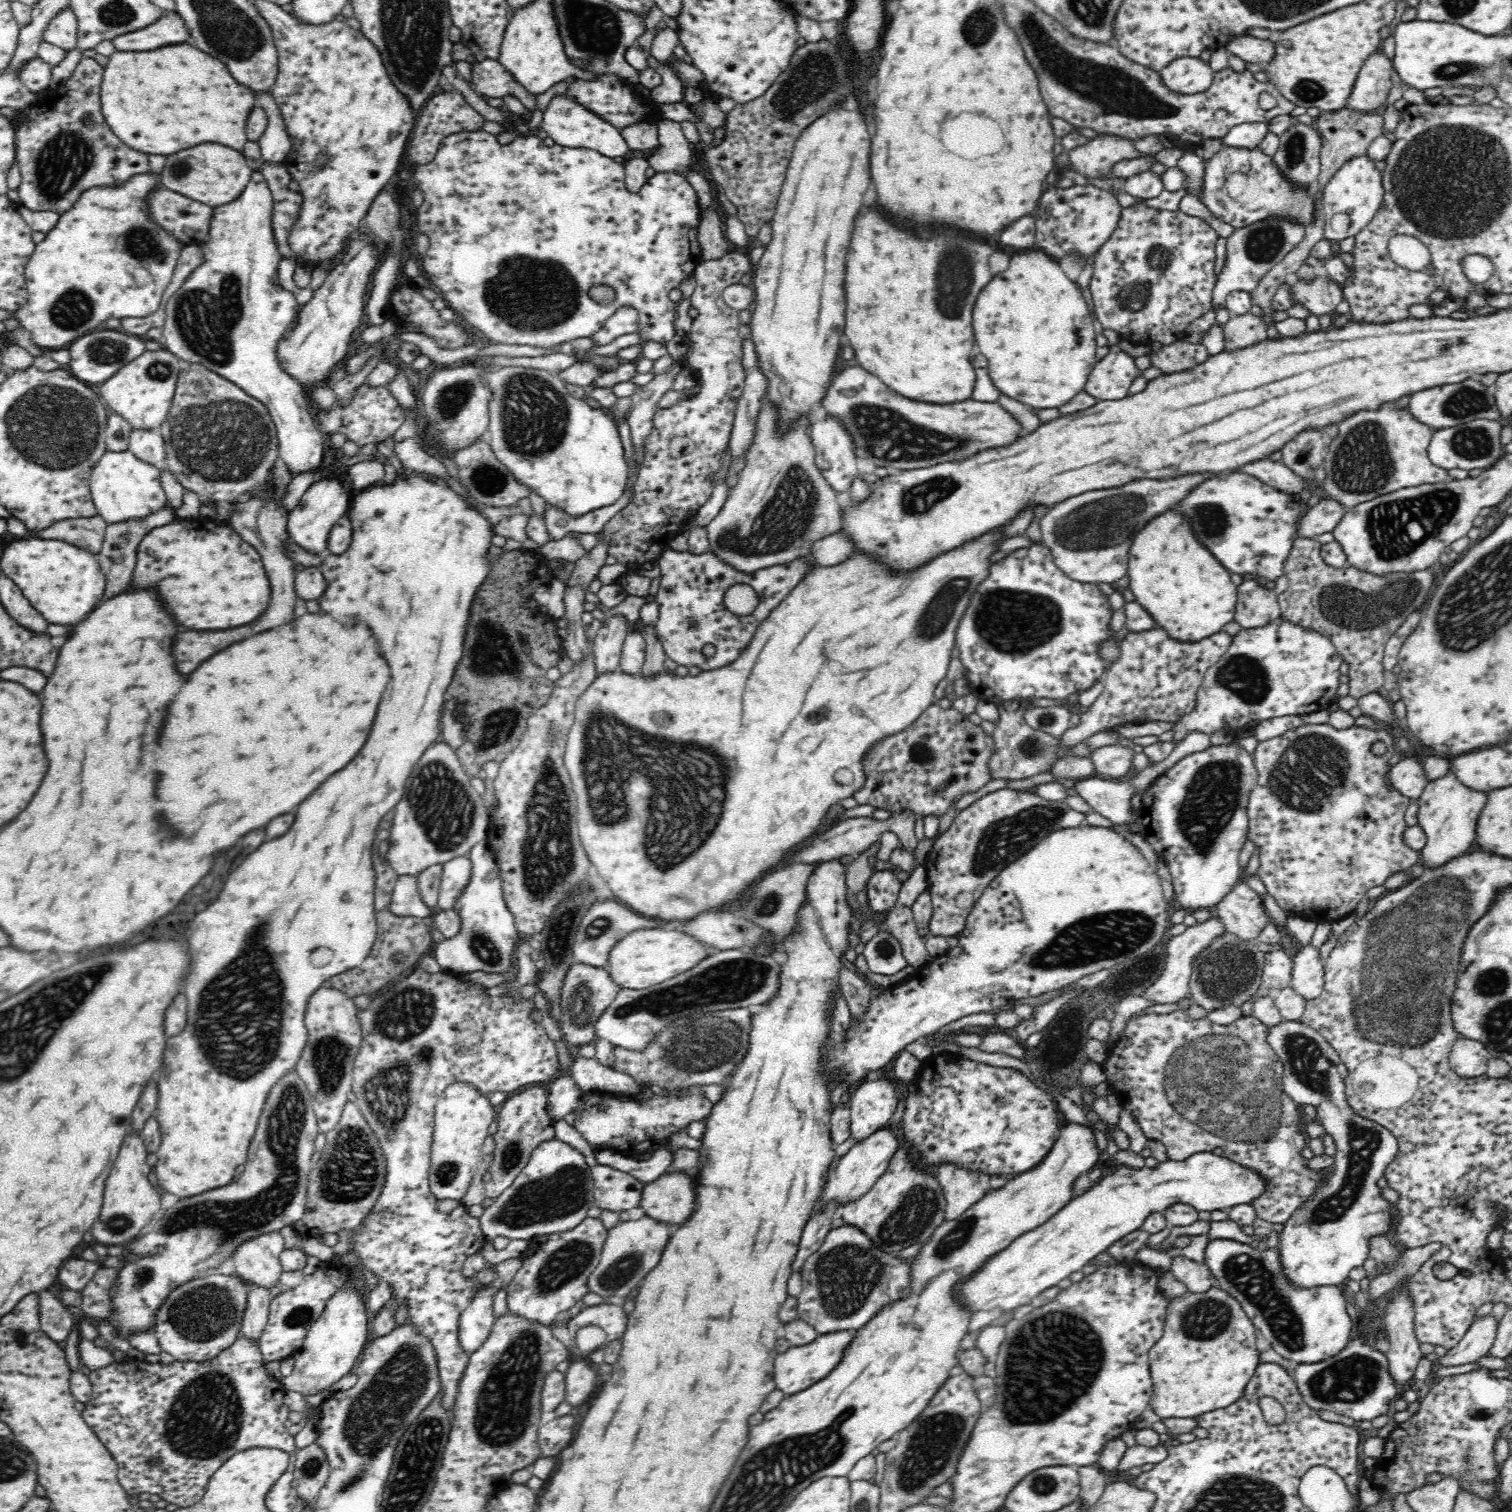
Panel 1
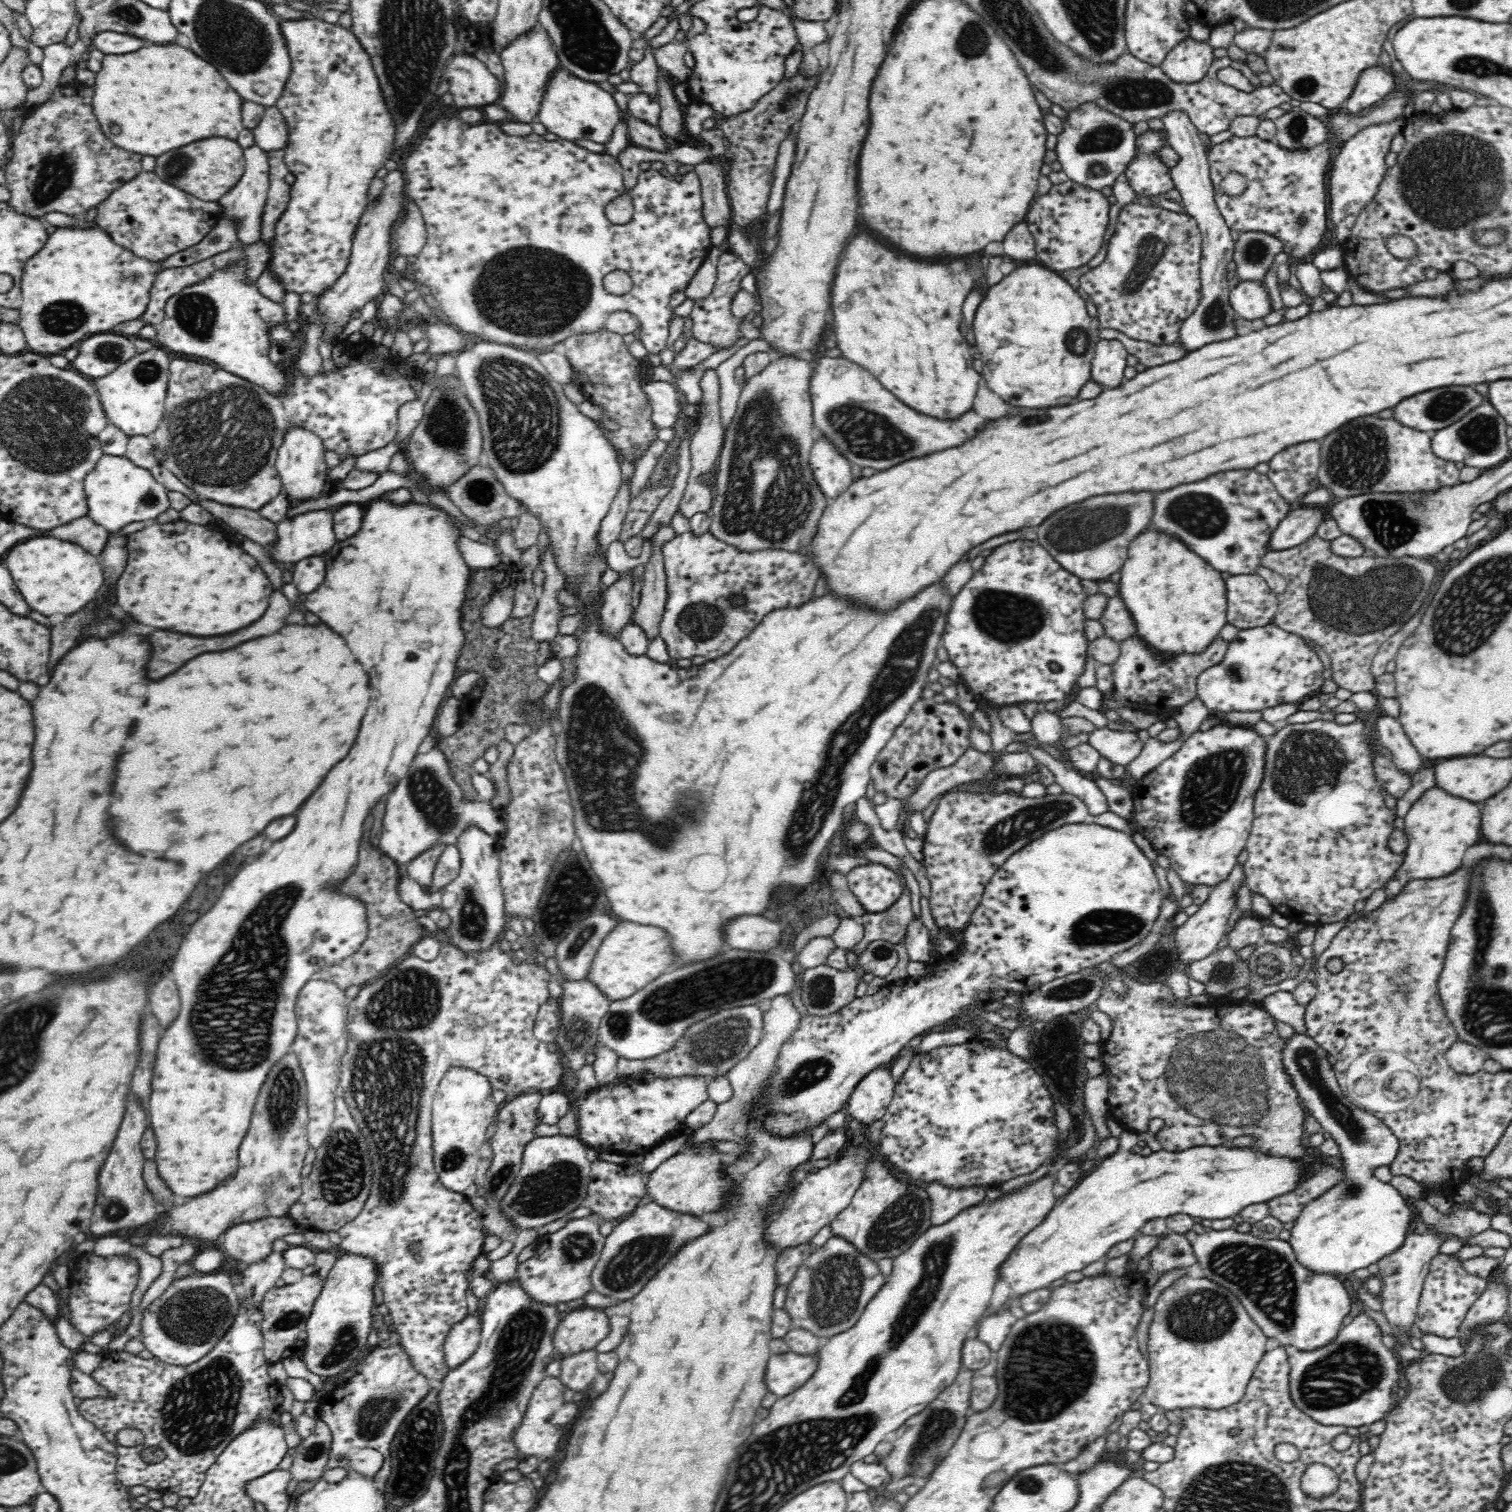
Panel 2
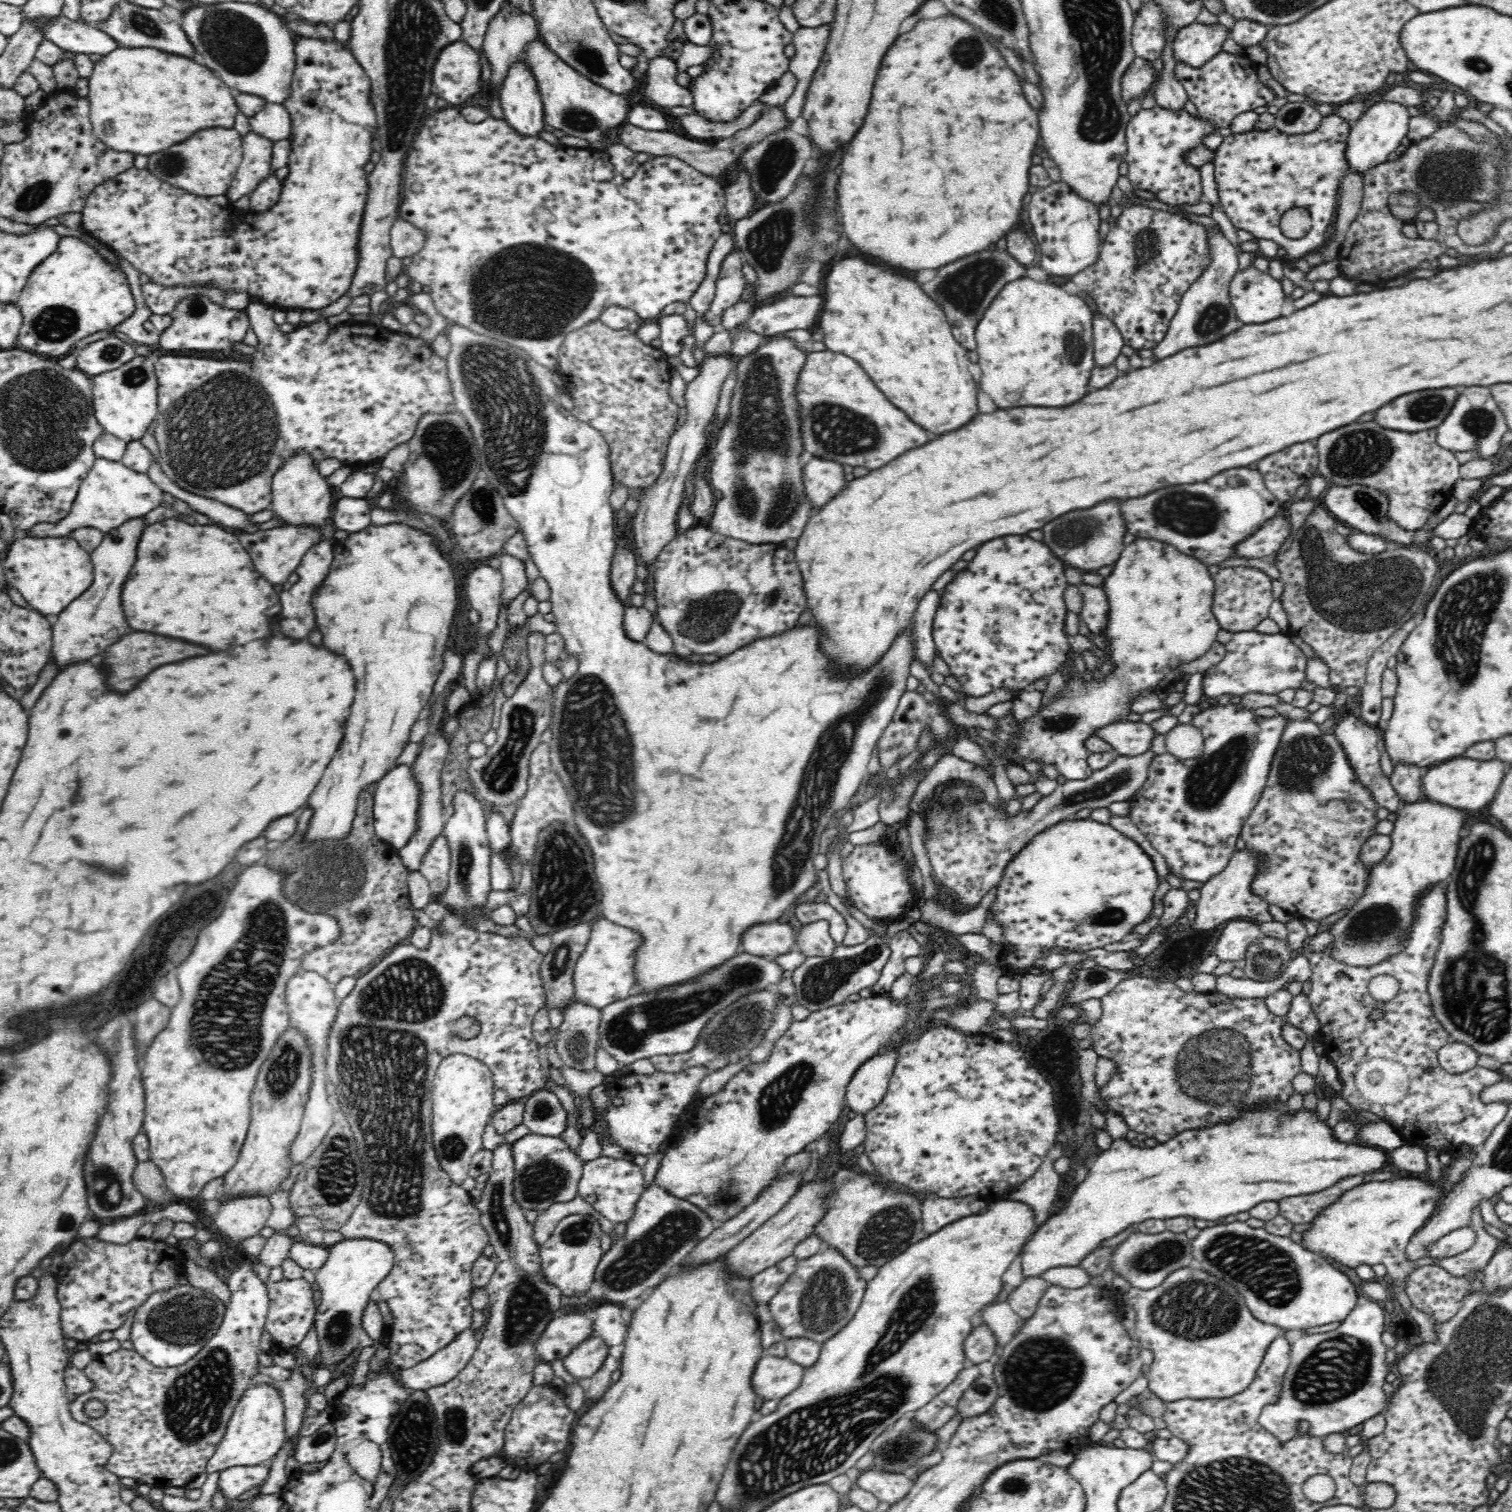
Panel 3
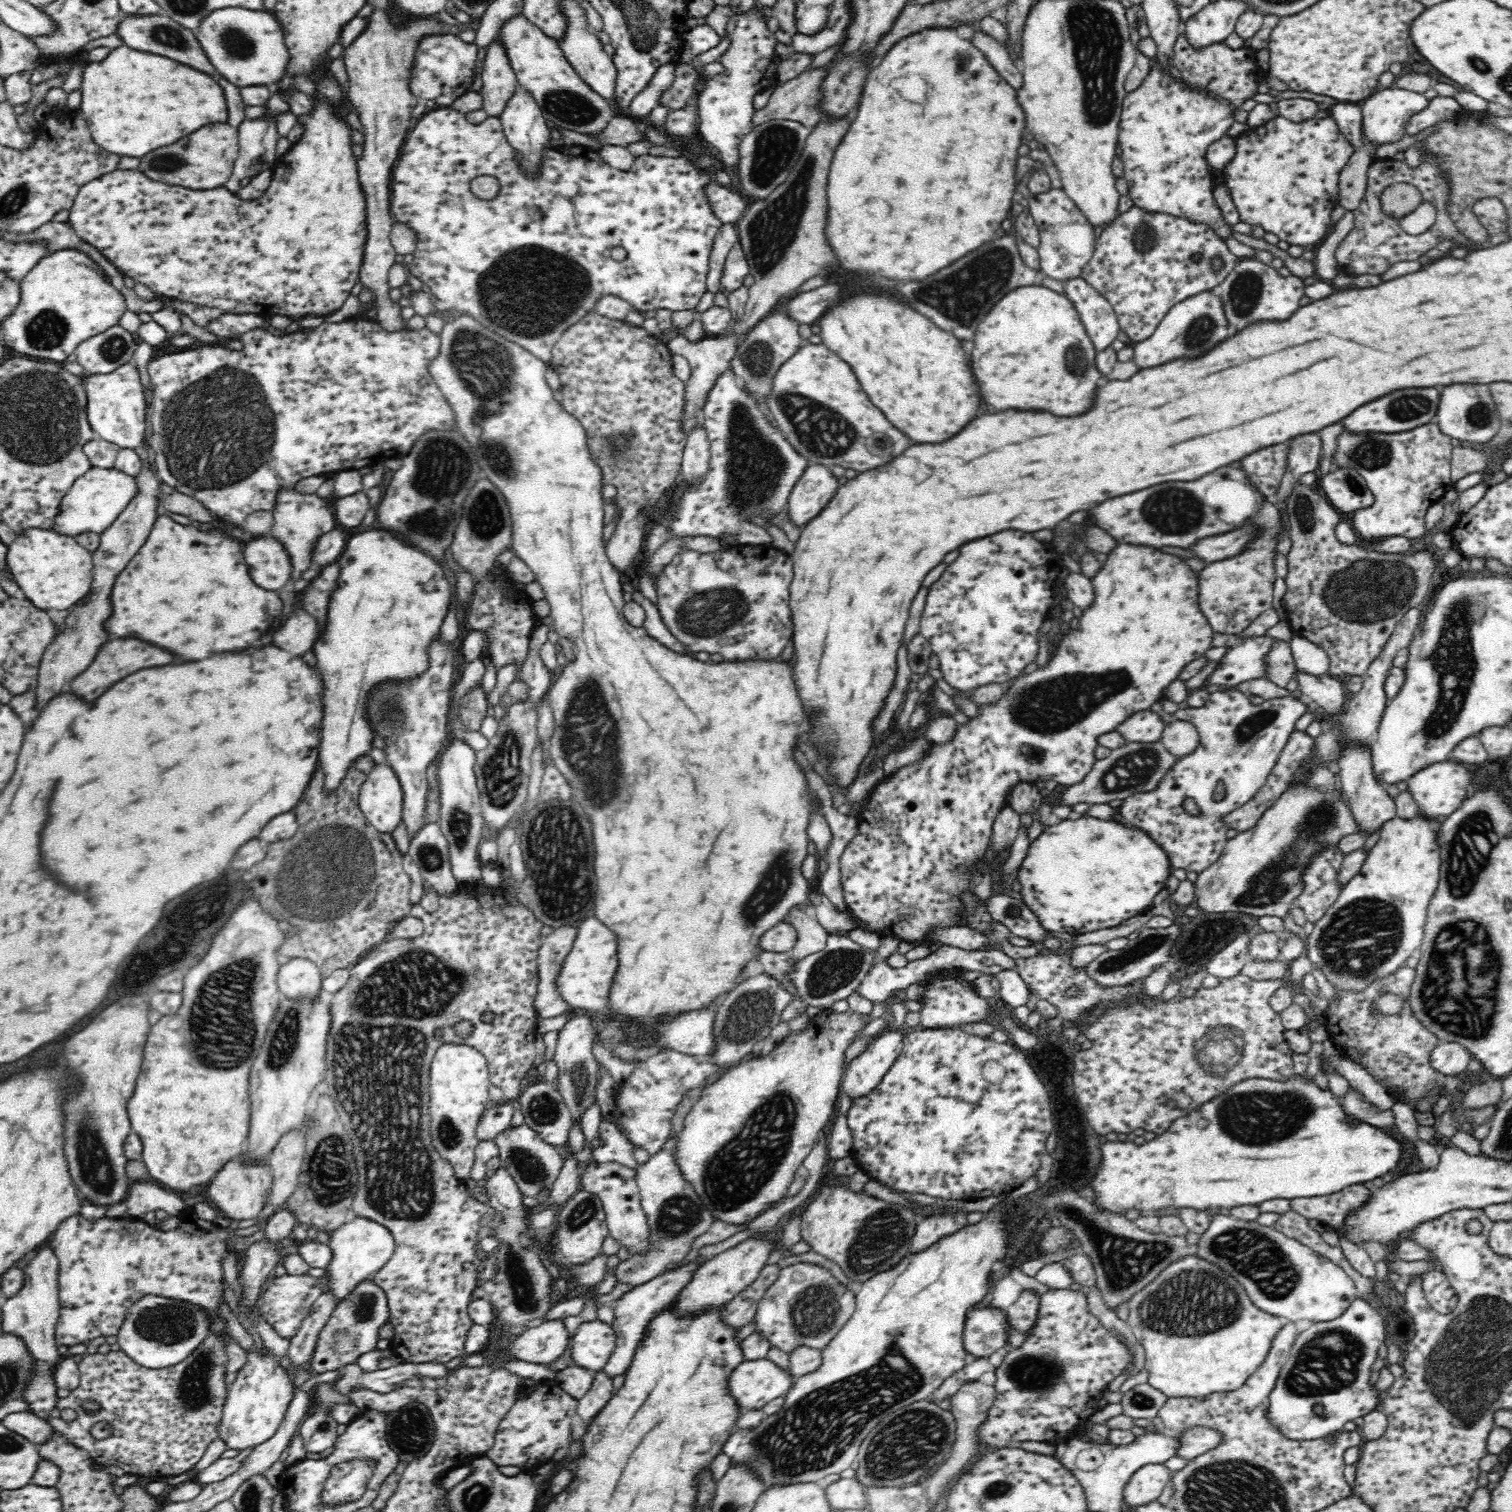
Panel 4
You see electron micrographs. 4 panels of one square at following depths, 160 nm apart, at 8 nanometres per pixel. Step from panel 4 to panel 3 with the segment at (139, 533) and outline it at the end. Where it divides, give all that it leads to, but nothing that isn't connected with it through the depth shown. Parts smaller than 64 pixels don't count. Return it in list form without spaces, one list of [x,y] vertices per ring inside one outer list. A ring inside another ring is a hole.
[[[142,517],[127,520],[118,528],[105,533],[101,544],[92,552],[94,565],[92,586],[84,596],[74,600],[74,604],[69,604],[68,608],[59,614],[58,622],[52,627],[54,640],[52,640],[51,657],[60,666],[60,670],[78,660],[90,660],[92,656],[100,654],[106,646],[116,644],[122,636],[130,632],[130,626],[126,624],[126,616],[120,606],[120,592],[134,566],[138,536],[142,534],[144,527]]]

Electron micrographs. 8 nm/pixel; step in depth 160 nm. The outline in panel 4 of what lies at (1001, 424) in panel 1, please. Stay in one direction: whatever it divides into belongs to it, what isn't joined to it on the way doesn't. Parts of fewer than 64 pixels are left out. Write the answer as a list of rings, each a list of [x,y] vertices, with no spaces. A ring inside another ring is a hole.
[[[805,342],[797,353],[778,369],[773,378],[773,391],[767,399],[765,406],[769,414],[782,428],[782,432],[788,436],[790,444],[806,458],[809,465],[824,464],[830,468],[836,465],[845,469],[852,468],[861,473],[890,462],[894,456],[902,454],[910,446],[908,436],[900,432],[898,428],[894,428],[888,422],[888,418],[882,416],[882,412],[878,412],[878,408],[870,402],[852,367],[824,343]],[[858,428],[874,430],[874,440],[870,438],[870,434],[864,434]],[[880,442],[886,442],[886,444],[878,448]]]

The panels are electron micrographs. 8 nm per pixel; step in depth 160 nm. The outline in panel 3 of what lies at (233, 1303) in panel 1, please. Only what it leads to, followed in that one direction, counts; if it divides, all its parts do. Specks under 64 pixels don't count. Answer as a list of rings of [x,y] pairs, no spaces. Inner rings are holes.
[[[190,1283],[153,1292],[136,1310],[131,1328],[135,1351],[156,1367],[178,1367],[189,1362],[218,1332],[227,1305],[213,1292]]]

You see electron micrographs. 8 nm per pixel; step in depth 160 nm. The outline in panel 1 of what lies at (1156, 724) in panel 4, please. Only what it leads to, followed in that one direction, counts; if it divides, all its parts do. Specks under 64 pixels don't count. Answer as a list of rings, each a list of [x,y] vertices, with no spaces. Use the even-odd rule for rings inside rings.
[[[1104,746],[1092,752],[1094,776],[1104,779],[1123,780],[1132,772],[1133,750],[1118,746]]]

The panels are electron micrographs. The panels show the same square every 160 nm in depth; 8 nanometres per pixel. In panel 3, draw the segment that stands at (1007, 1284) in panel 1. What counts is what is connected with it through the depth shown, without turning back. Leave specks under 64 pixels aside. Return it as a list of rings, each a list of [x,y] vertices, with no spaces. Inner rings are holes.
[[[1300,1110],[1296,1116],[1274,1112],[1244,1112],[1240,1120],[1230,1124],[1216,1124],[1206,1130],[1188,1130],[1165,1143],[1139,1148],[1128,1139],[1112,1141],[1110,1148],[1099,1151],[1085,1179],[1078,1183],[1069,1196],[1063,1196],[1063,1205],[1053,1210],[1049,1218],[1037,1228],[1035,1234],[1022,1246],[1022,1274],[1025,1278],[1040,1277],[1049,1268],[1080,1267],[1091,1252],[1102,1242],[1116,1237],[1131,1225],[1150,1219],[1190,1217],[1198,1221],[1221,1221],[1226,1216],[1254,1208],[1260,1202],[1285,1199],[1290,1196],[1314,1194],[1326,1190],[1346,1178],[1368,1172],[1378,1172],[1388,1156],[1378,1148],[1358,1144],[1340,1144],[1334,1140],[1333,1129],[1318,1122],[1316,1114]]]

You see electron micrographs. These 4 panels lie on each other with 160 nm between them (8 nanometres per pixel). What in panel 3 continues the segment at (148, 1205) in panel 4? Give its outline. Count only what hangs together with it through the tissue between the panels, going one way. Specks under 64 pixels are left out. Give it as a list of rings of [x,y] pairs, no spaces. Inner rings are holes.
[[[146,1211],[102,1224],[95,1238],[108,1244],[128,1244],[131,1240],[137,1239],[138,1230],[145,1222],[148,1222],[144,1214]]]

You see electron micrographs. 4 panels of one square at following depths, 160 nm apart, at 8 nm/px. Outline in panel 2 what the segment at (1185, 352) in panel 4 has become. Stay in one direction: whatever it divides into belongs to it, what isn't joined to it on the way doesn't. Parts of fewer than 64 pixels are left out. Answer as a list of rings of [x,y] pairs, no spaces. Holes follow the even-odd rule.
[[[1173,112],[1163,118],[1166,126],[1167,140],[1179,155],[1179,162],[1170,168],[1170,177],[1174,187],[1182,195],[1184,211],[1197,220],[1202,233],[1202,298],[1196,310],[1182,324],[1179,330],[1179,340],[1184,348],[1190,351],[1198,350],[1203,346],[1230,340],[1234,333],[1234,318],[1236,311],[1228,300],[1228,264],[1233,260],[1235,241],[1230,237],[1231,228],[1226,224],[1218,205],[1215,202],[1213,182],[1210,178],[1210,164],[1207,158],[1206,145],[1200,140],[1199,133],[1184,112]]]

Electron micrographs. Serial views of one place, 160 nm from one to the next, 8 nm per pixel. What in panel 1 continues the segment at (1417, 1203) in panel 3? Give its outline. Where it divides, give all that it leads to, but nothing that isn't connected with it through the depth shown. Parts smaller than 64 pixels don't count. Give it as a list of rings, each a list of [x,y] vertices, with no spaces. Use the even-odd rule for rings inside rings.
[[[1282,1020],[1274,1026],[1268,1026],[1266,1042],[1278,1055],[1279,1062],[1283,1064],[1283,1091],[1294,1103],[1312,1105],[1318,1109],[1320,1120],[1327,1134],[1336,1144],[1336,1158],[1334,1159],[1334,1172],[1327,1182],[1318,1187],[1300,1207],[1296,1208],[1292,1216],[1284,1224],[1280,1233],[1278,1255],[1284,1277],[1302,1289],[1343,1286],[1349,1278],[1349,1272],[1356,1266],[1362,1266],[1370,1254],[1368,1240],[1375,1235],[1385,1235],[1392,1230],[1392,1209],[1390,1204],[1380,1195],[1380,1187],[1376,1181],[1382,1178],[1385,1169],[1396,1160],[1399,1152],[1397,1138],[1380,1124],[1365,1120],[1353,1112],[1345,1096],[1345,1082],[1340,1077],[1336,1067],[1341,1063],[1340,1055],[1332,1045],[1311,1026],[1301,1020]]]

